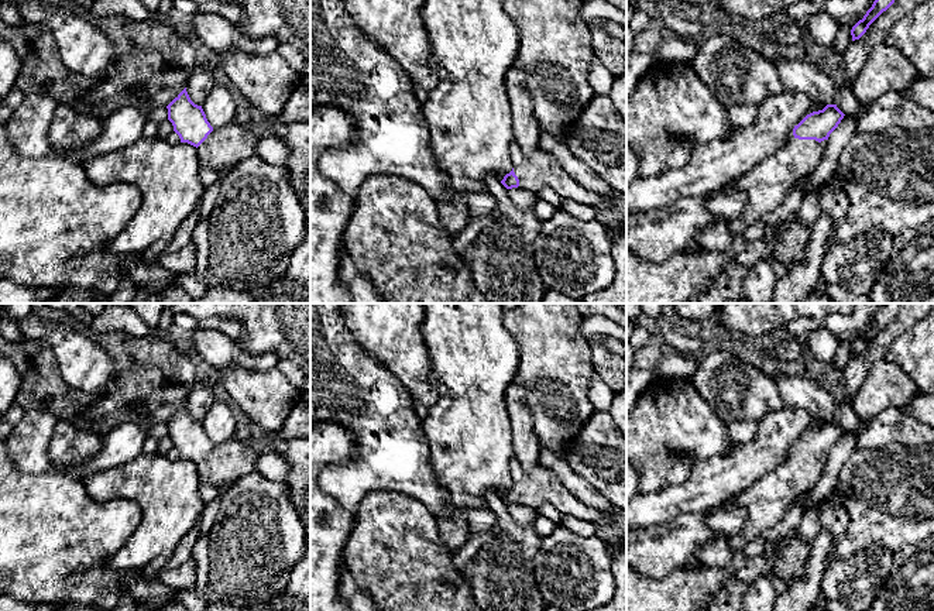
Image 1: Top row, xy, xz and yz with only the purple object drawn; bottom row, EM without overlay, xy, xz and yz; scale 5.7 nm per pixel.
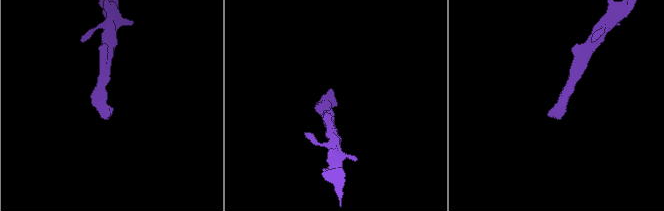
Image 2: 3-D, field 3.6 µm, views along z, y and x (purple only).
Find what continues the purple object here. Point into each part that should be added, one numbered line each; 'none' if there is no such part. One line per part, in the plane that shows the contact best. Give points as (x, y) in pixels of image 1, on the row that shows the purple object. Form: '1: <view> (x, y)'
1: yz (655, 236)

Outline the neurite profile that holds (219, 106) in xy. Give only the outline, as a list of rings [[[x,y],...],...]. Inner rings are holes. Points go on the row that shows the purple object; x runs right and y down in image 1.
[[[214,83],[202,109],[213,130],[236,121],[236,100],[223,85]]]

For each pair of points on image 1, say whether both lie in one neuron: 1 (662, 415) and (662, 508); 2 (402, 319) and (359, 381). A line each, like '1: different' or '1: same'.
1: different
2: different

